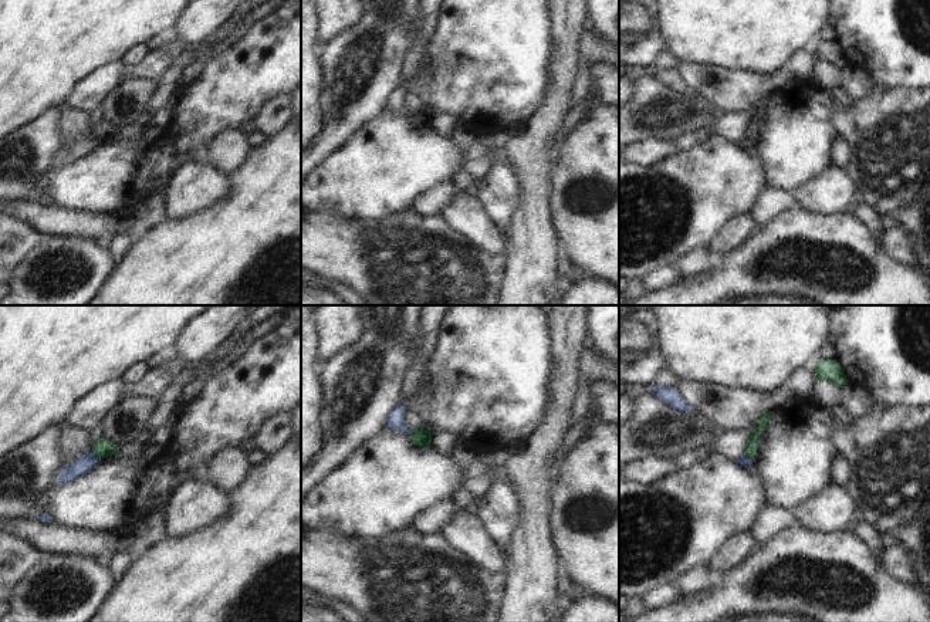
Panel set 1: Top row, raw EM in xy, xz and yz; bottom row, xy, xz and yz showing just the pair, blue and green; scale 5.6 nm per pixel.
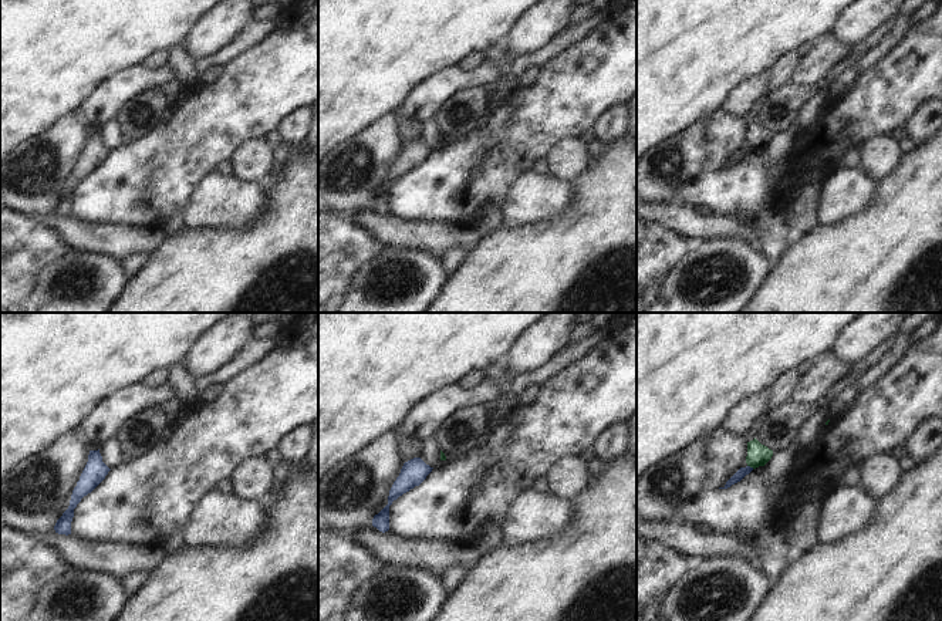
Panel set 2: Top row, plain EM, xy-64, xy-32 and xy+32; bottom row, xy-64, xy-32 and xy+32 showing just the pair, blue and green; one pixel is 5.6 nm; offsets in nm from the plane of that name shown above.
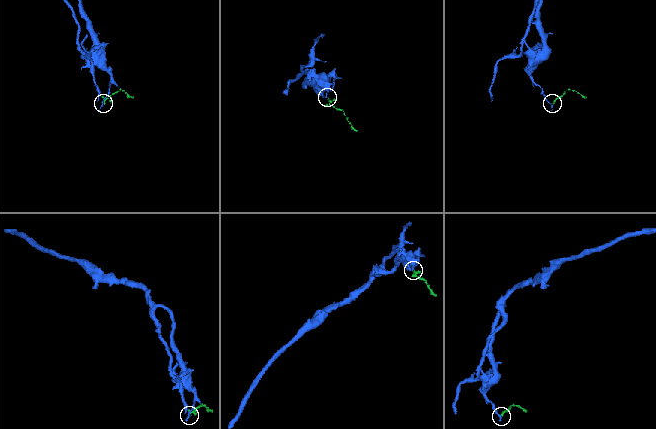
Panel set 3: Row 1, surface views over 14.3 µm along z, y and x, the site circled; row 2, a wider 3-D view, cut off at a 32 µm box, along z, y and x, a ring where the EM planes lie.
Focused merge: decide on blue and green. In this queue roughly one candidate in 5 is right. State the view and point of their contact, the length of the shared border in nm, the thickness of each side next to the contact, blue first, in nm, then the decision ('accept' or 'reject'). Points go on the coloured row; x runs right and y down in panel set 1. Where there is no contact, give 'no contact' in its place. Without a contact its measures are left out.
xy (95, 456) | 80 nm | 110/100 nm | reject

